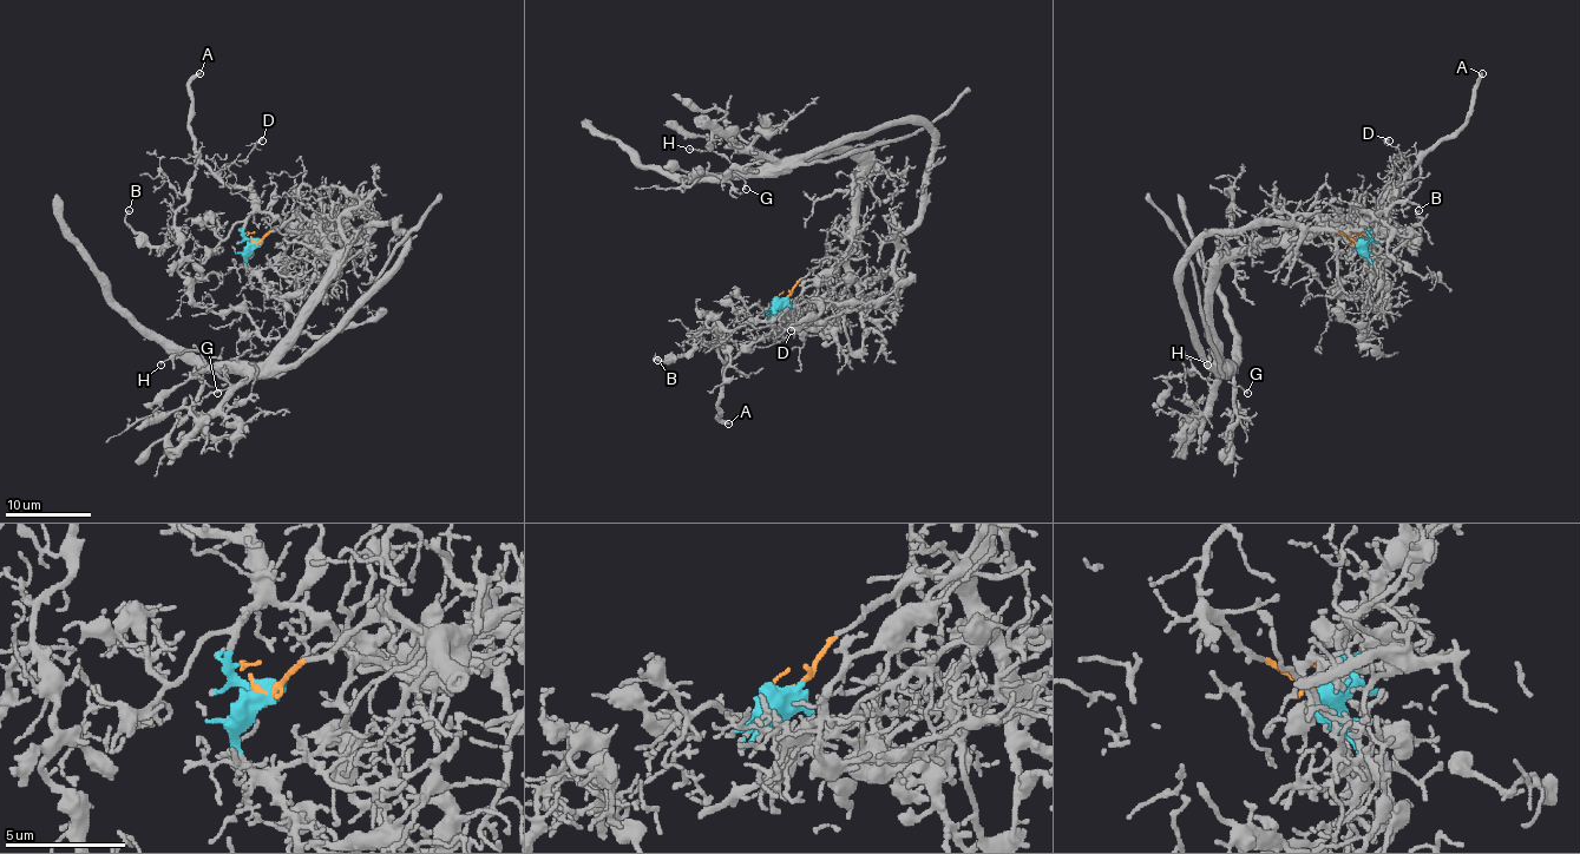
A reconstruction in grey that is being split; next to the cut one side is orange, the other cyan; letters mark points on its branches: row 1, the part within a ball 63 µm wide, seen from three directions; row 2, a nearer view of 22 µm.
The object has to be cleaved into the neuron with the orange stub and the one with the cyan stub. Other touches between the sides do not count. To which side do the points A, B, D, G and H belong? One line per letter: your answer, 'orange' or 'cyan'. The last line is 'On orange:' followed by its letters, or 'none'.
A: cyan
B: cyan
D: cyan
G: orange
H: orange
On orange: G, H

